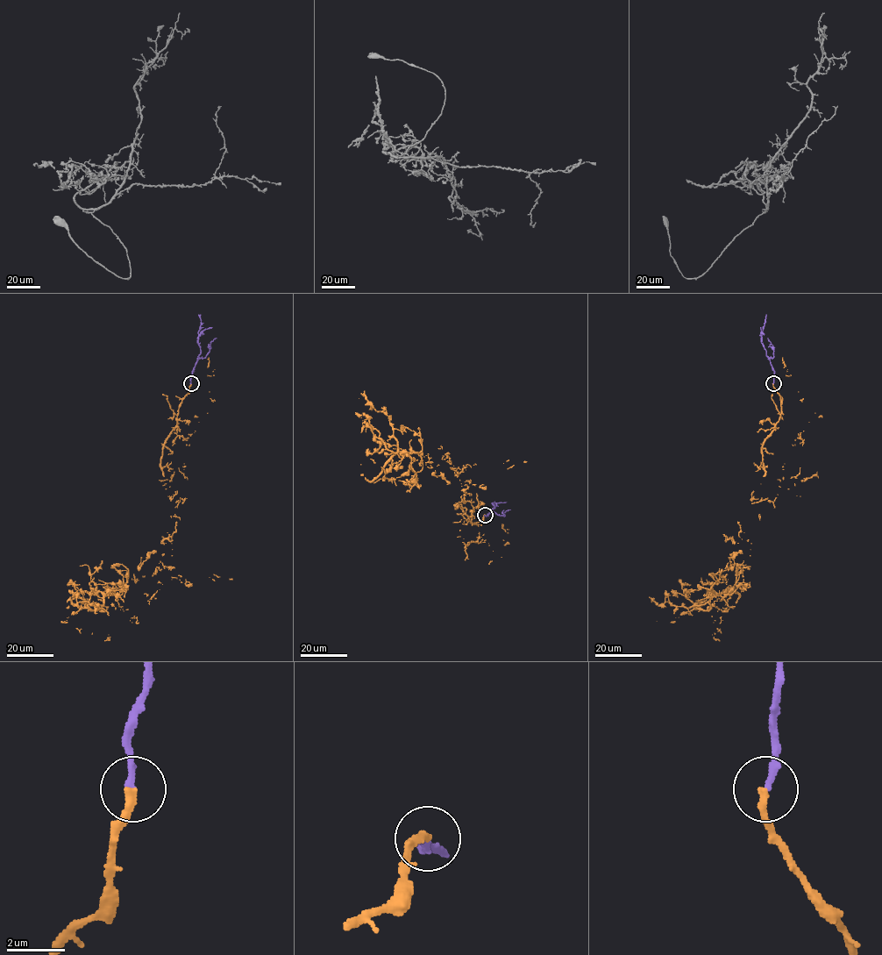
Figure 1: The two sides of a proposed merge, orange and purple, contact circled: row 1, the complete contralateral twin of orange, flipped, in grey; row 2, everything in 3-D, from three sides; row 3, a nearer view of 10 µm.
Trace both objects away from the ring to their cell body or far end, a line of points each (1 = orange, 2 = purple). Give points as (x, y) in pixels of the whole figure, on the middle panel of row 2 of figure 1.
1: (485, 515), (456, 503), (461, 519), (470, 482), (446, 461), (396, 452), (361, 474), (404, 456)
2: (485, 515), (494, 508), (492, 503), (495, 507), (492, 509)

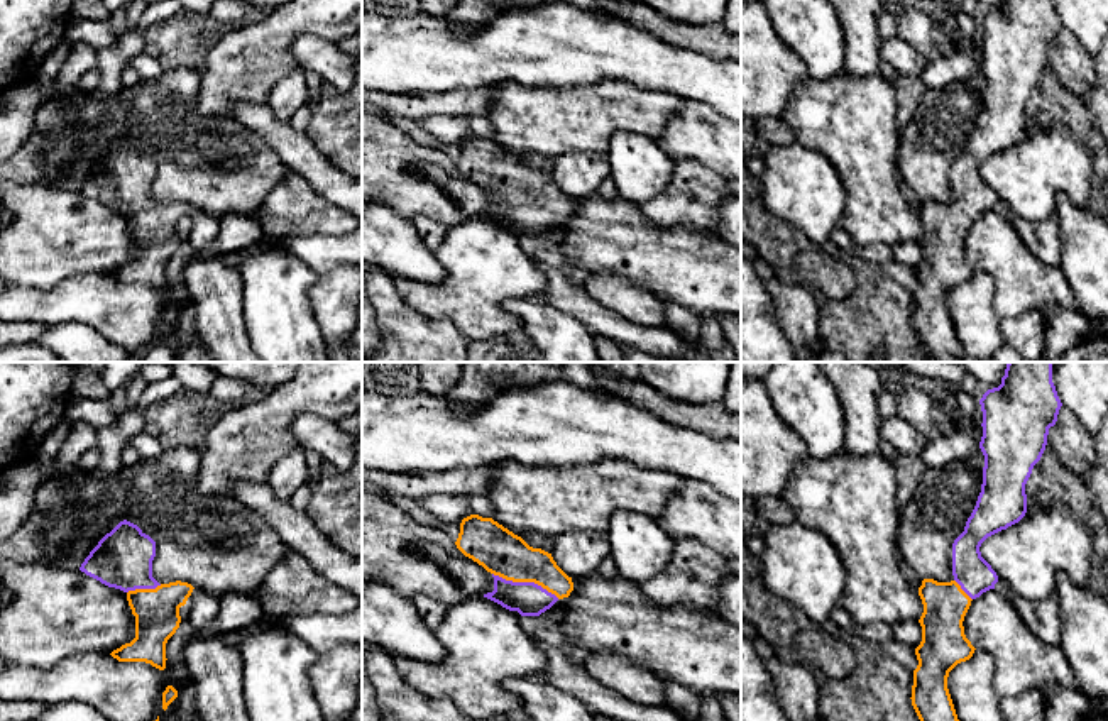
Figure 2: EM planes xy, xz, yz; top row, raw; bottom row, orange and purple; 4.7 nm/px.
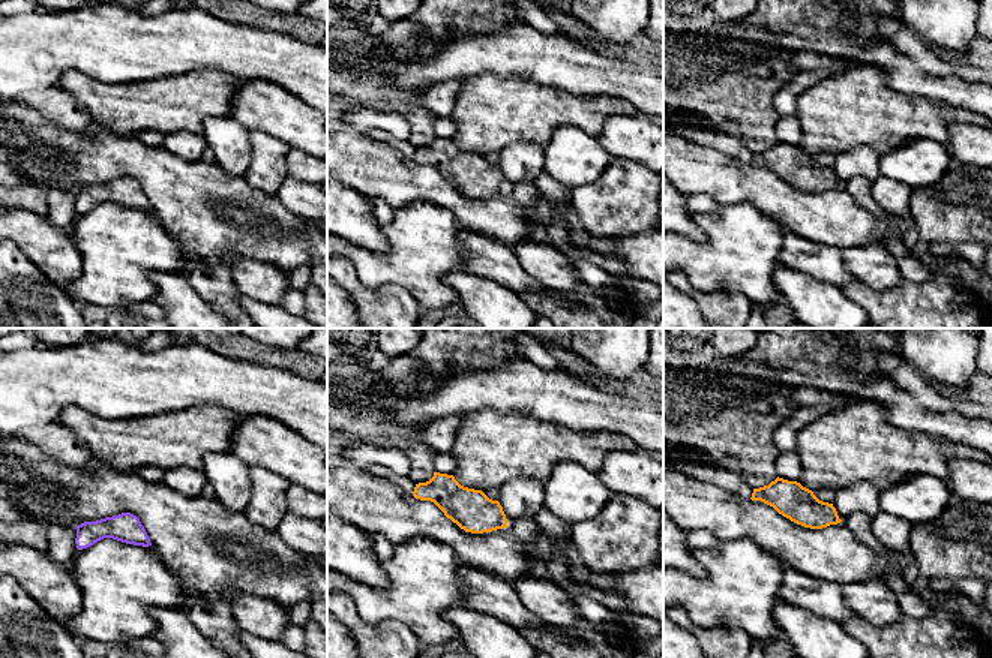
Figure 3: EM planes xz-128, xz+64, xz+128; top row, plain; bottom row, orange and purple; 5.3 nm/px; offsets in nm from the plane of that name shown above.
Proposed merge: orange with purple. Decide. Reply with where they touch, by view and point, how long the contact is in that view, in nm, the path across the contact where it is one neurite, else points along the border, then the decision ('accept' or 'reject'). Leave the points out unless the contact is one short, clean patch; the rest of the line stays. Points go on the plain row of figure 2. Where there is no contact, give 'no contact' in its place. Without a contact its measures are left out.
meets orange in xz at (526, 202); contact 340 nm long; runs through xz (501, 173), (526, 202), (526, 219); accept

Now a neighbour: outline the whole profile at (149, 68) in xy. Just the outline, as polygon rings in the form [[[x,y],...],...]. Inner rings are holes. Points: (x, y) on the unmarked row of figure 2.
[[[142,52],[130,59],[129,66],[139,73],[140,81],[154,81],[164,74],[159,59],[147,52]]]

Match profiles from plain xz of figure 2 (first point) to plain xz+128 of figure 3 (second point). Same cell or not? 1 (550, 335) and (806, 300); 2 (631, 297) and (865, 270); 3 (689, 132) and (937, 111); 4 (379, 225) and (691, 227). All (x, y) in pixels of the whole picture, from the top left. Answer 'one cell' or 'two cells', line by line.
1: one cell
2: one cell
3: two cells
4: one cell

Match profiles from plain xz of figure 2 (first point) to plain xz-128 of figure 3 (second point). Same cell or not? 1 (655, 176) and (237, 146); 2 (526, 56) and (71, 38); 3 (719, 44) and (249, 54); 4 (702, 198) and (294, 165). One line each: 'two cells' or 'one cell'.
1: one cell
2: one cell
3: two cells
4: two cells

